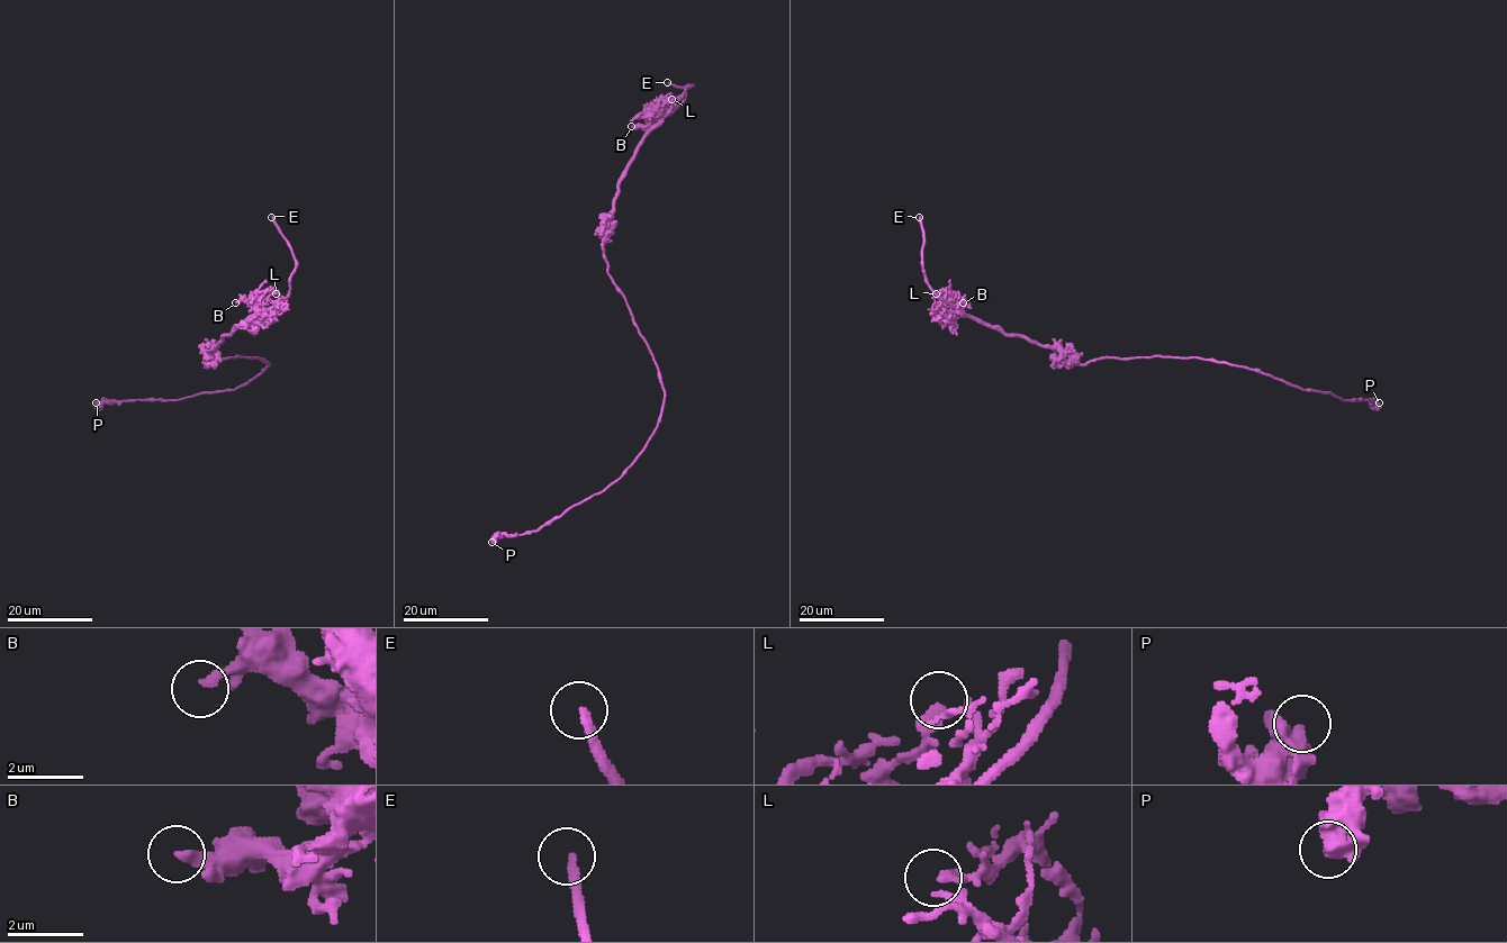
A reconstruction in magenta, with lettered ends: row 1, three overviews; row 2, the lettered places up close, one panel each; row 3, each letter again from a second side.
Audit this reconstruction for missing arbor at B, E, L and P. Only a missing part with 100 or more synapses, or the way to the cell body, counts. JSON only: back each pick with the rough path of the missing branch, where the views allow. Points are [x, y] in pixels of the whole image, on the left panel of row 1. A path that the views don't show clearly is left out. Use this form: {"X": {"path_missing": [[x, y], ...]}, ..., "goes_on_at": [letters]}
{"E": {"path_missing": [[271, 217], [262, 192], [251, 179], [241, 173], [233, 160], [262, 105]]}, "goes_on_at": ["E"]}

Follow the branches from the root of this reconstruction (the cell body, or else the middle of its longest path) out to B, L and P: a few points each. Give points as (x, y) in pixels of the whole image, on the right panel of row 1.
B: (1144, 357), (1101, 357), (1080, 364), (1061, 352), (964, 317), (957, 311), (963, 302)
L: (1144, 357), (1101, 357), (1080, 364), (1061, 352), (964, 317), (957, 311), (955, 299), (946, 291), (936, 293)
P: (1144, 357), (1215, 359), (1257, 369), (1302, 389), (1330, 392), (1342, 399), (1370, 399), (1373, 406), (1379, 402)

